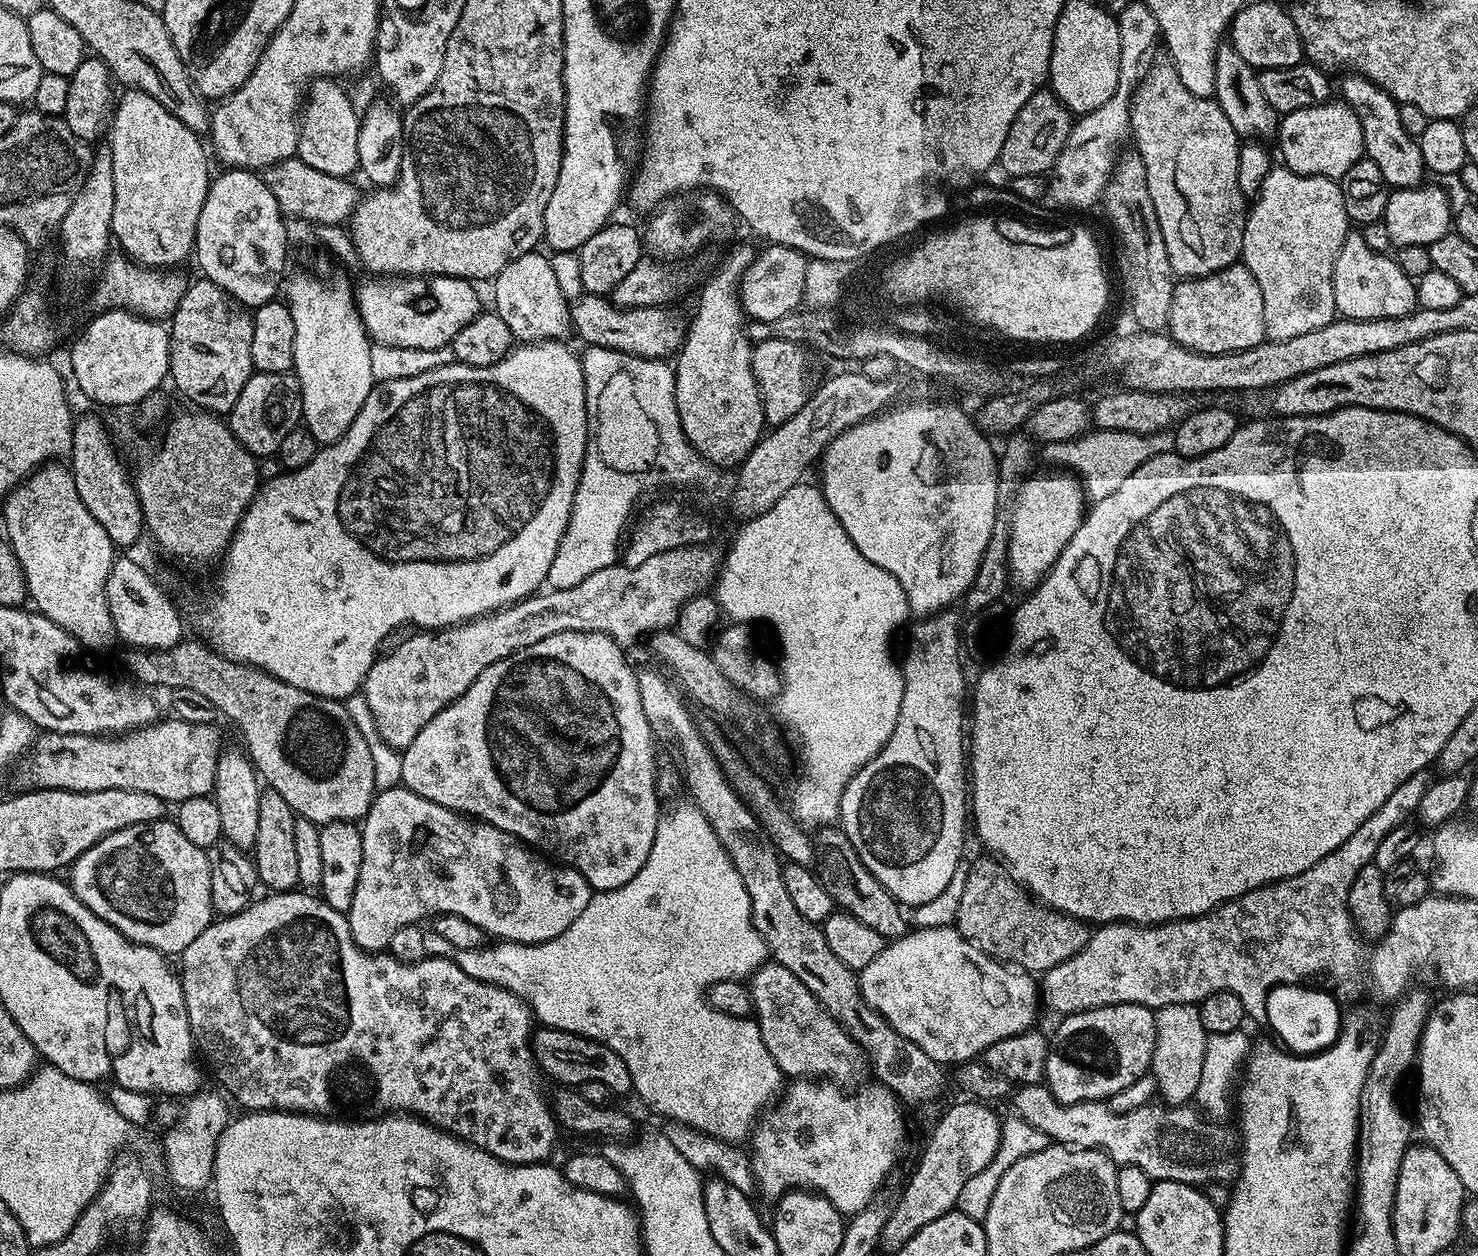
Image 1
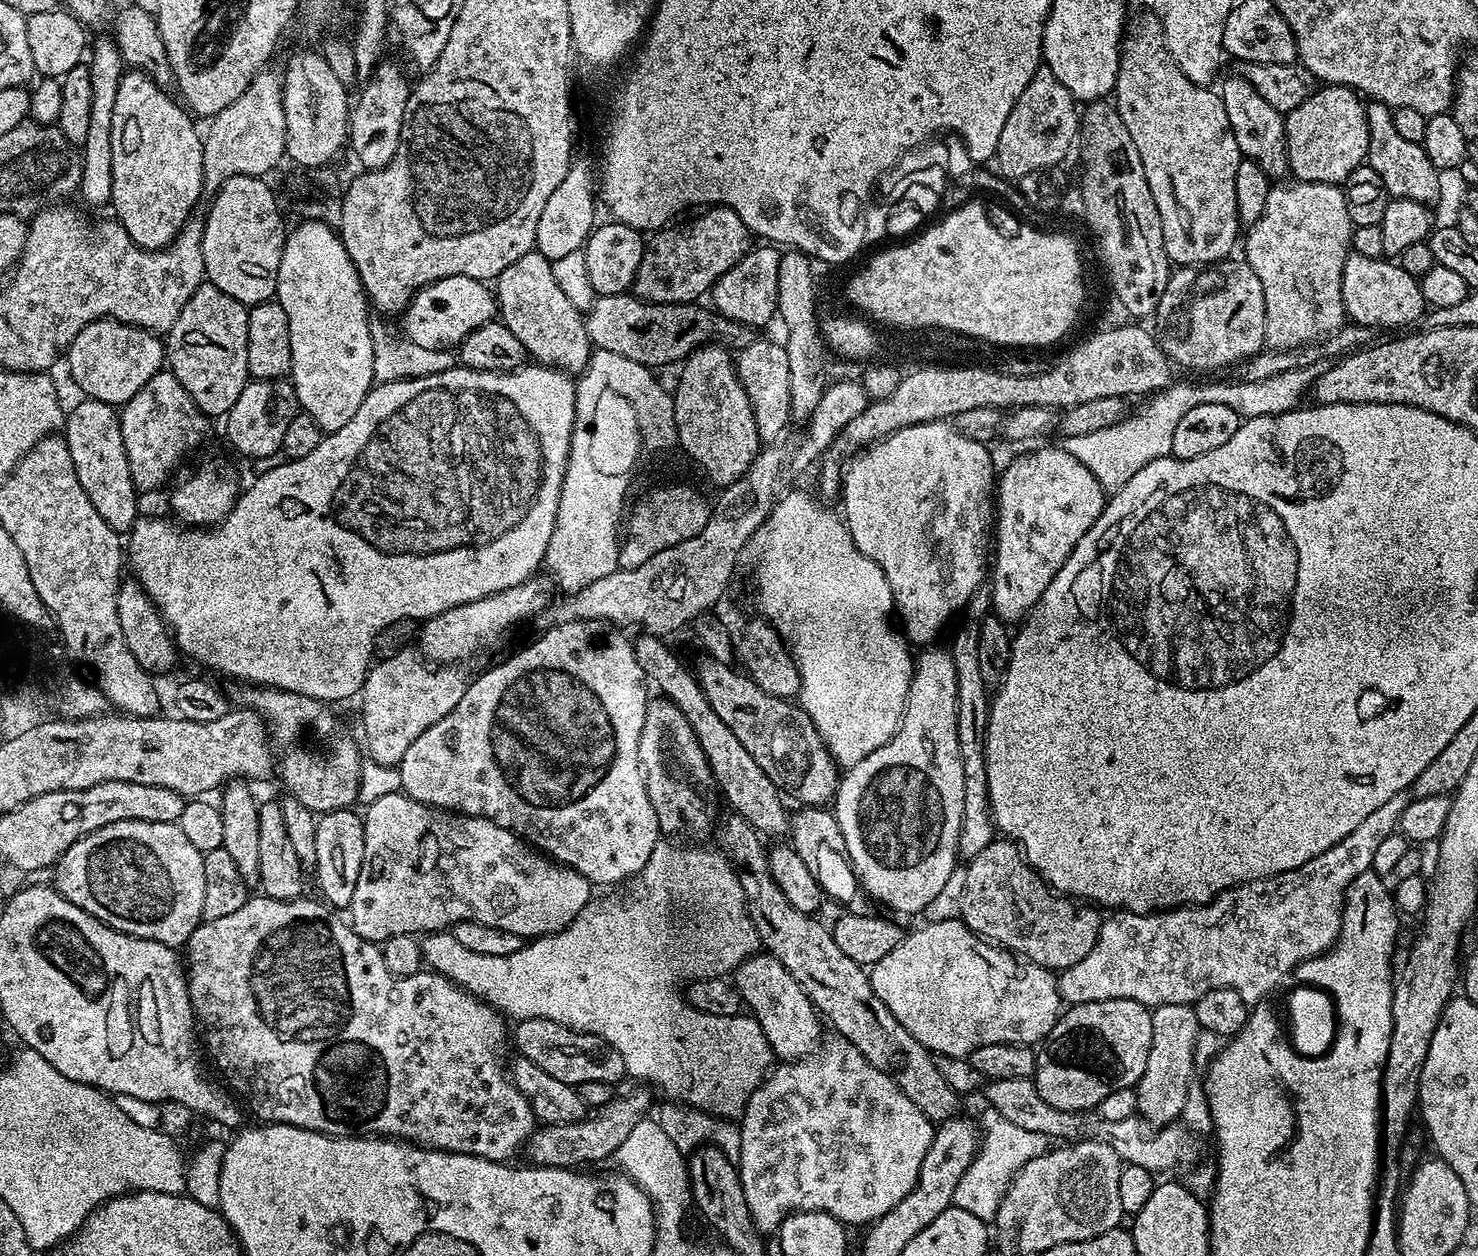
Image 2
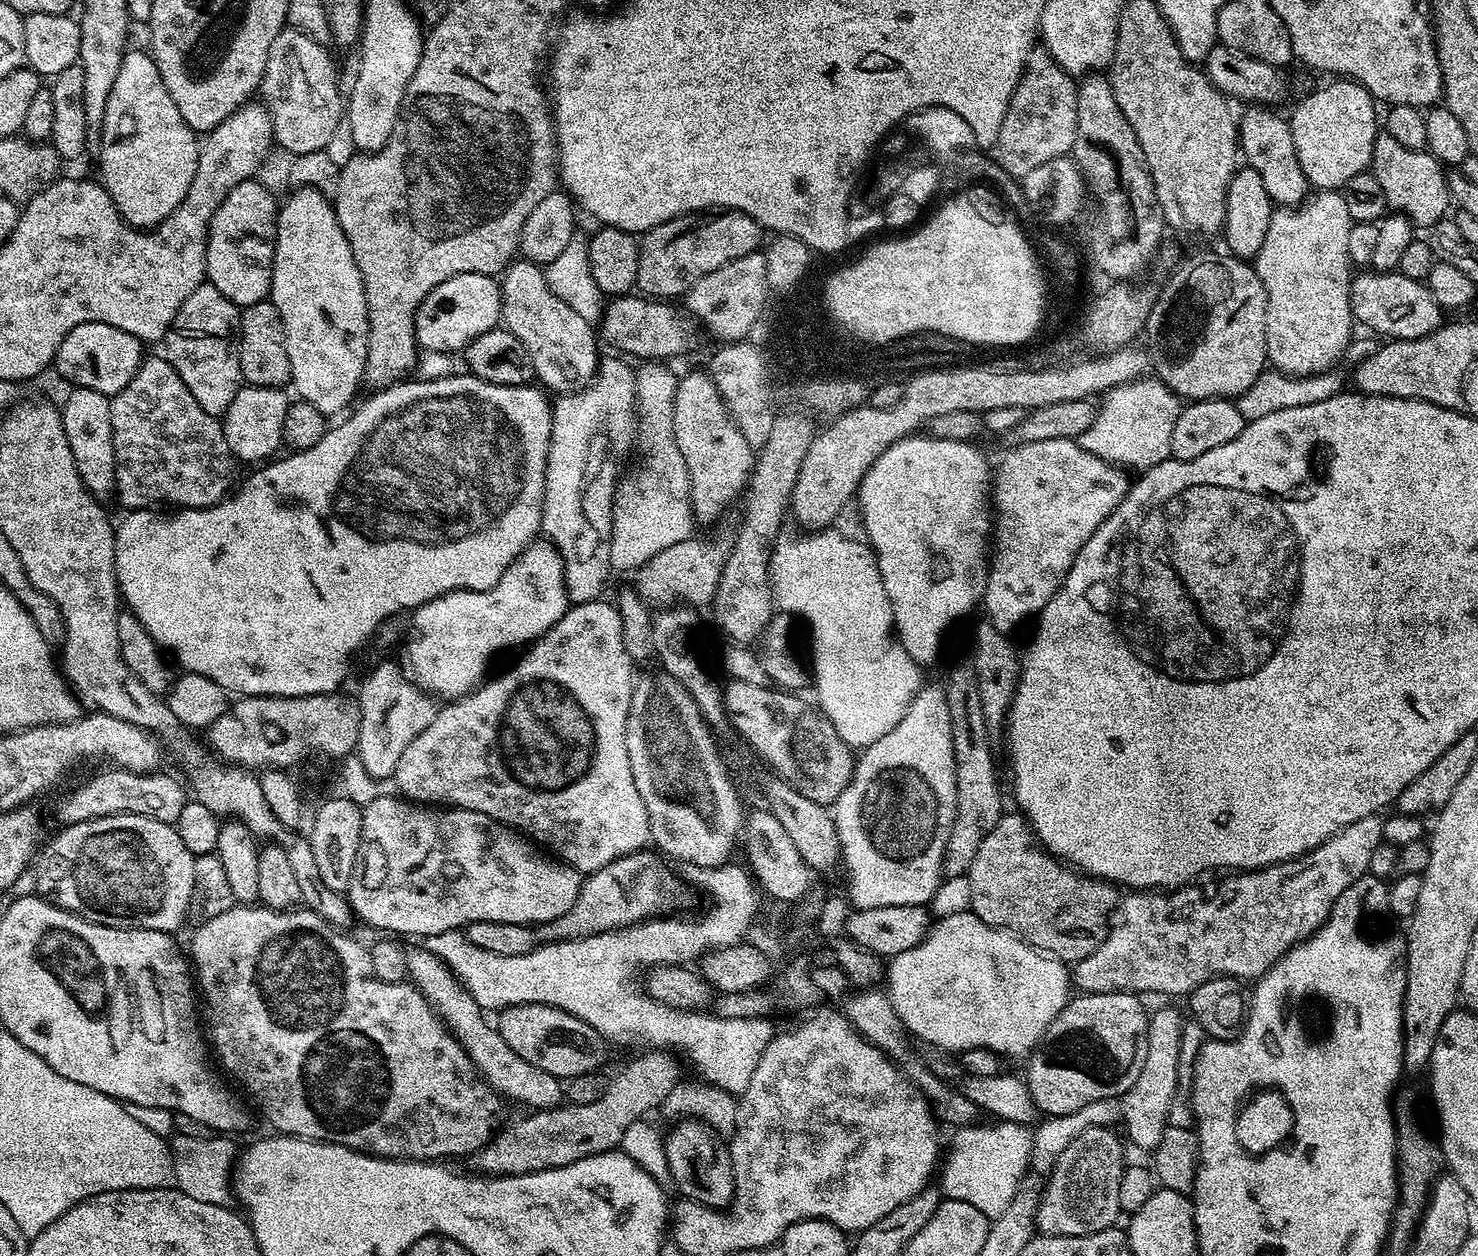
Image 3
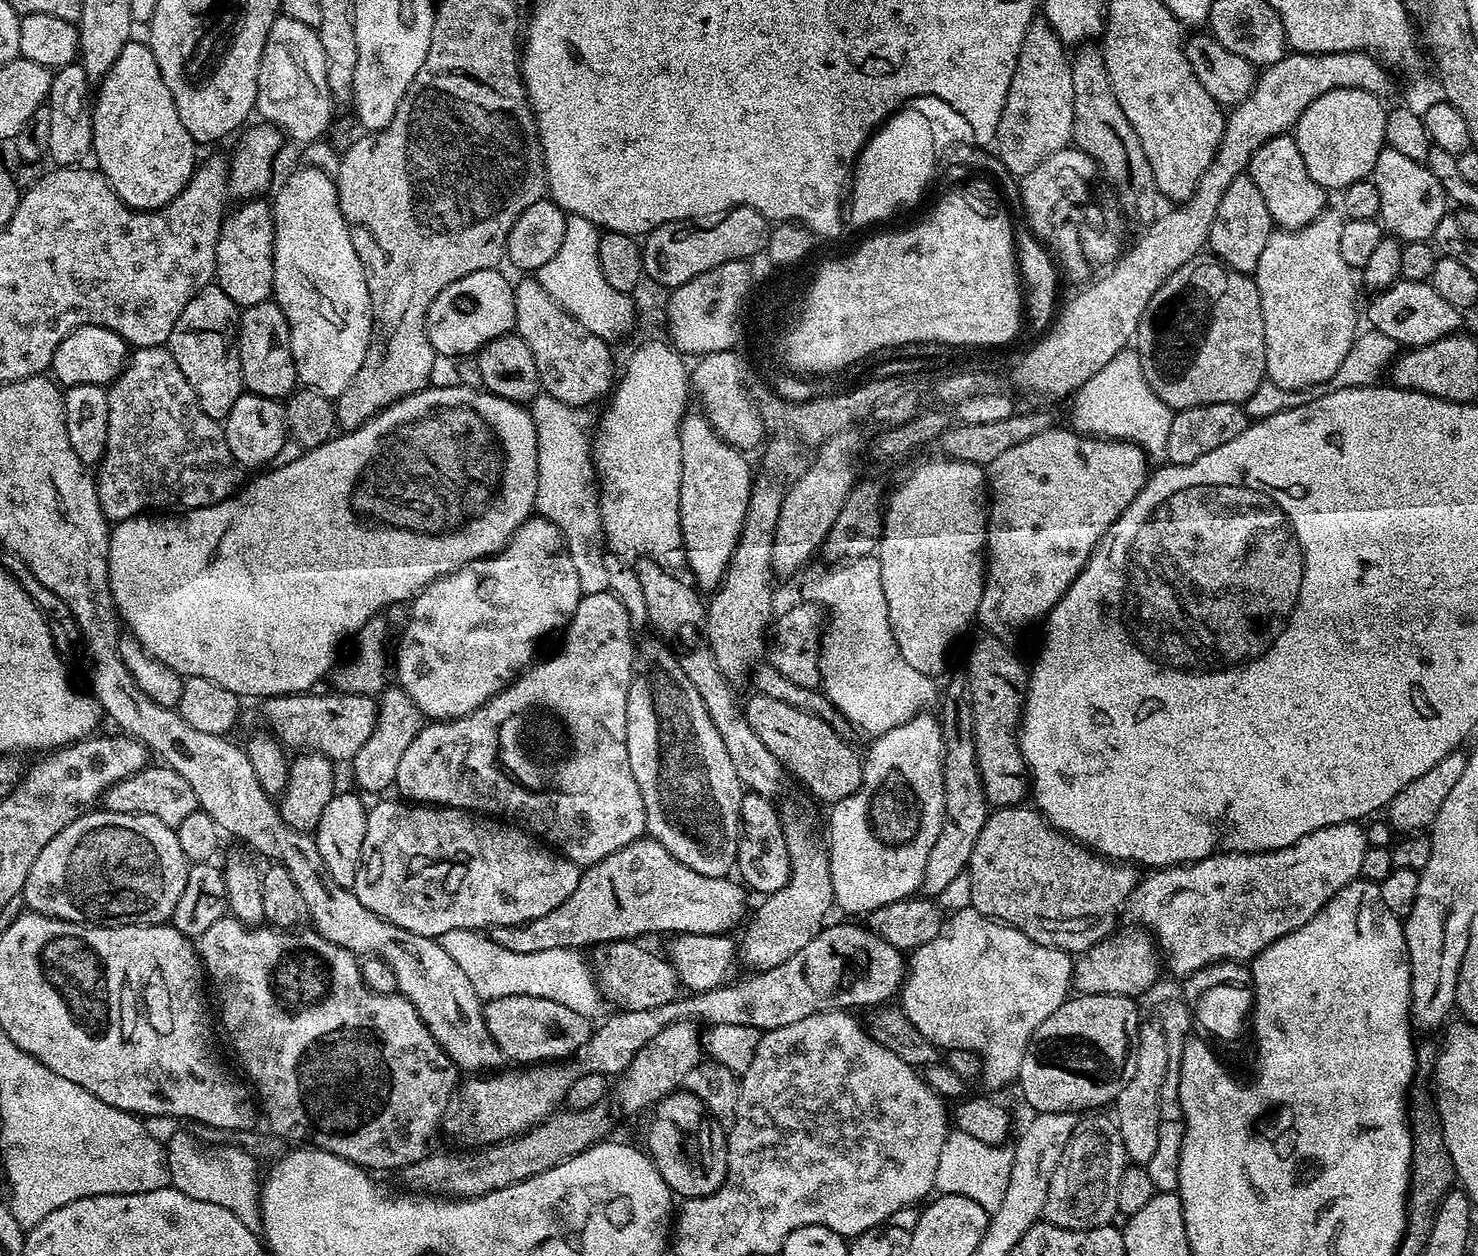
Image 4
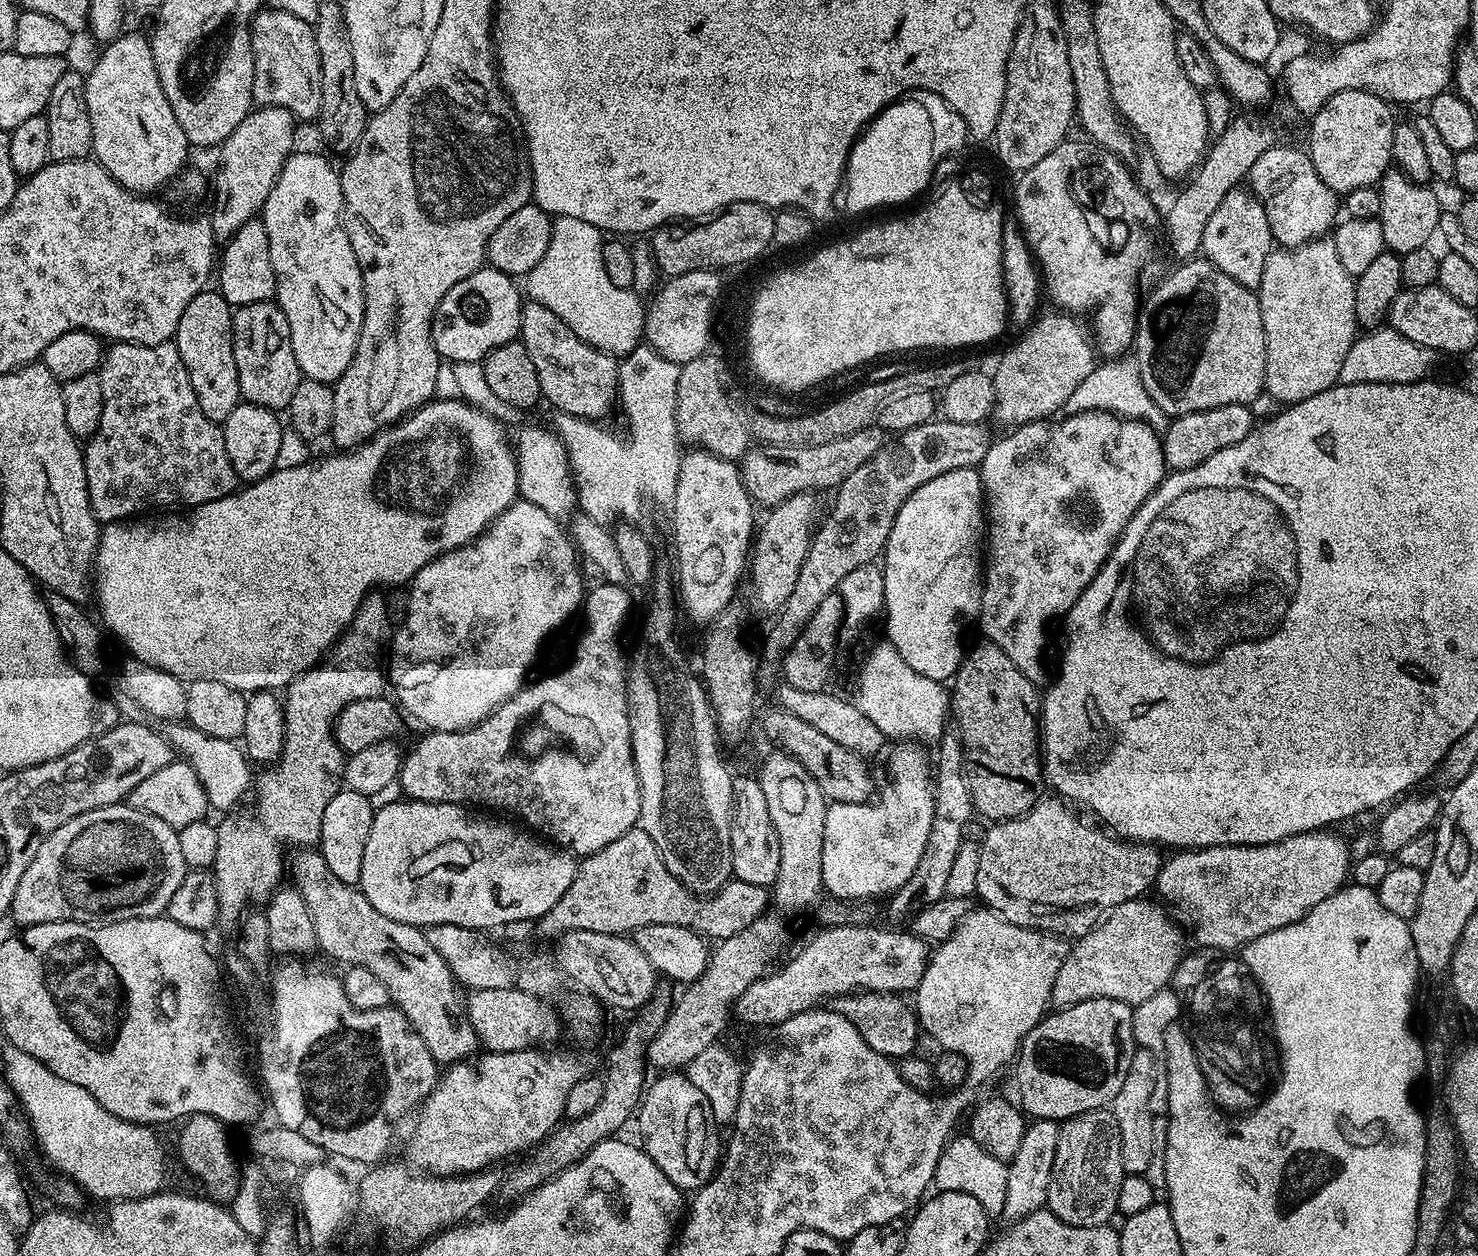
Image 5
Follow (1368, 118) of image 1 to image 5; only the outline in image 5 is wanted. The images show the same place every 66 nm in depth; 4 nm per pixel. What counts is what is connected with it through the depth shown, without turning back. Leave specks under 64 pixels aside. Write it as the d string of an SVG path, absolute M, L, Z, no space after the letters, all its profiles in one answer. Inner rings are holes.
M1389 170L1384 173L1378 187L1382 198L1382 210L1378 219L1383 247L1387 251L1395 252L1399 257L1410 250L1425 247L1429 243L1428 239L1437 235L1442 211L1442 205L1432 186L1419 184L1410 179L1405 172Z

